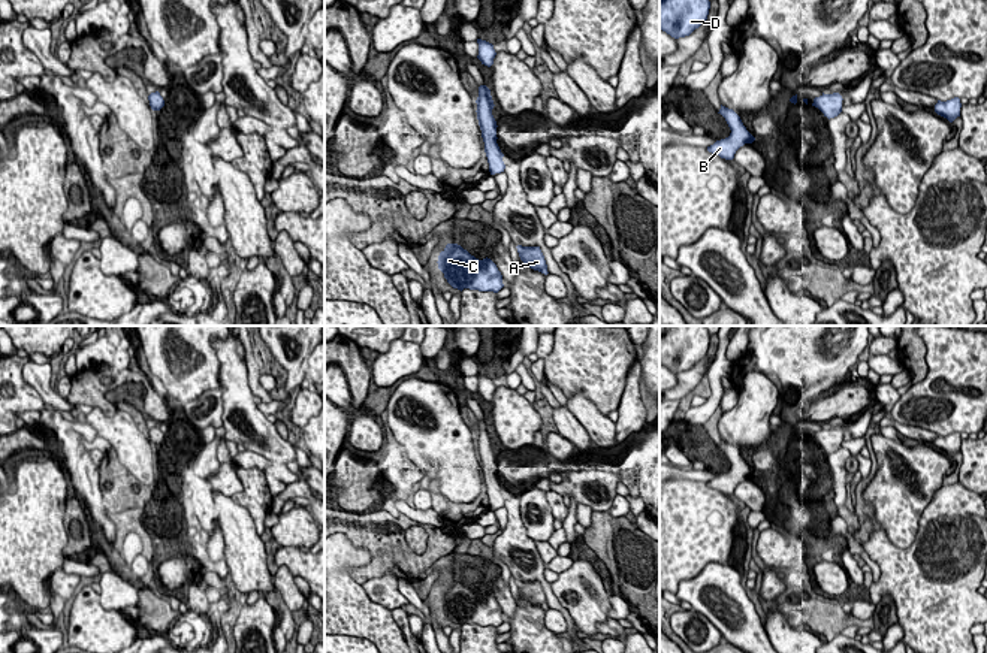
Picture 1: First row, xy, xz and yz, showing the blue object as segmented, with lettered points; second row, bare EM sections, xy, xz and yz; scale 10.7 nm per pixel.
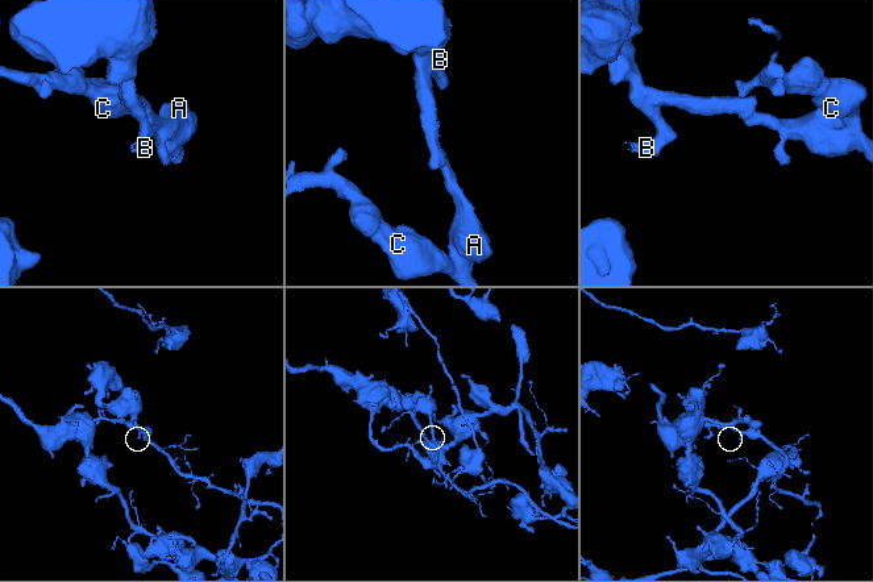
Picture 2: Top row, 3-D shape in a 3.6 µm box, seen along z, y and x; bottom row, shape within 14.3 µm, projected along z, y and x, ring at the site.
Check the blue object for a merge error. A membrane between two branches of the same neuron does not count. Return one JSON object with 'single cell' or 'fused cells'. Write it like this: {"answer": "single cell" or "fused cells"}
{"answer": "single cell"}

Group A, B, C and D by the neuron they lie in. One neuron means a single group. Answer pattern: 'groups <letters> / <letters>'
groups A B C D

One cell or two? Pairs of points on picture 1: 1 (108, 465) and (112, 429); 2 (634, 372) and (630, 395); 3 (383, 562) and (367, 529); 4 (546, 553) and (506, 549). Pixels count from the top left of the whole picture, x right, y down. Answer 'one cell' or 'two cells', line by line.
1: two cells
2: one cell
3: one cell
4: two cells

